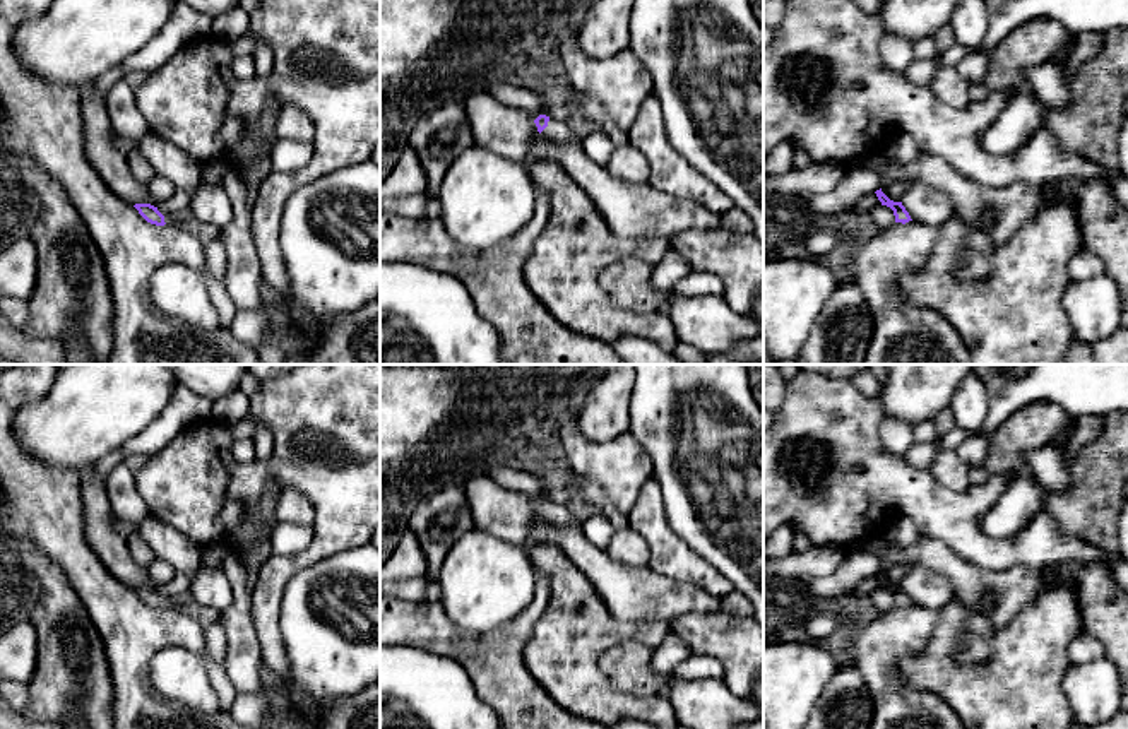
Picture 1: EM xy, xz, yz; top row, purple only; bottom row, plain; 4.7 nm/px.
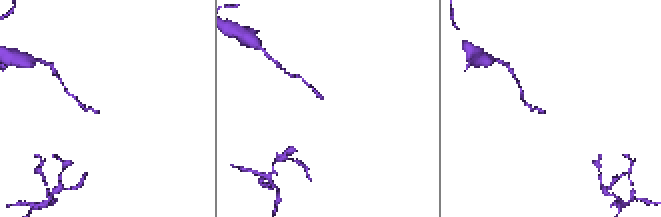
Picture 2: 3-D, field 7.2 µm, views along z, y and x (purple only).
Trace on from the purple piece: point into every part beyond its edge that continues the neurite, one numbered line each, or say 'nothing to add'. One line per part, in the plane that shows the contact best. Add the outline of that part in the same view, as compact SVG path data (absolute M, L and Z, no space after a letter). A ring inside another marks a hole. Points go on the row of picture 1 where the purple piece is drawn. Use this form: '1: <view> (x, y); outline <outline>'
1: xz (557, 130); outline M555 115L549 116L548 127L541 132L541 135L556 144L582 147L582 139L570 130L567 120Z

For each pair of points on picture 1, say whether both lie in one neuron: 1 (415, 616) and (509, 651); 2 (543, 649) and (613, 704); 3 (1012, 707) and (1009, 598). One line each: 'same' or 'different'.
1: same
2: same
3: different

